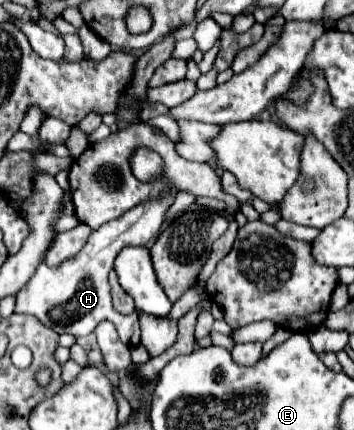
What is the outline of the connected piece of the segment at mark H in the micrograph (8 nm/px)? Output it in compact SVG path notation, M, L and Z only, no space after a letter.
M164 198L162 202L140 204L134 210L126 212L122 218L110 220L100 228L92 230L82 252L70 258L70 262L64 262L54 270L50 270L46 262L38 266L36 274L16 296L16 312L32 314L42 324L50 326L56 334L72 334L72 336L86 336L98 326L100 320L110 320L116 326L120 340L126 346L130 348L138 346L140 344L138 316L136 312L124 316L112 308L108 272L112 270L114 258L124 246L146 246L158 236L160 226L164 222L164 214L170 208L170 204L172 204L172 198Z

